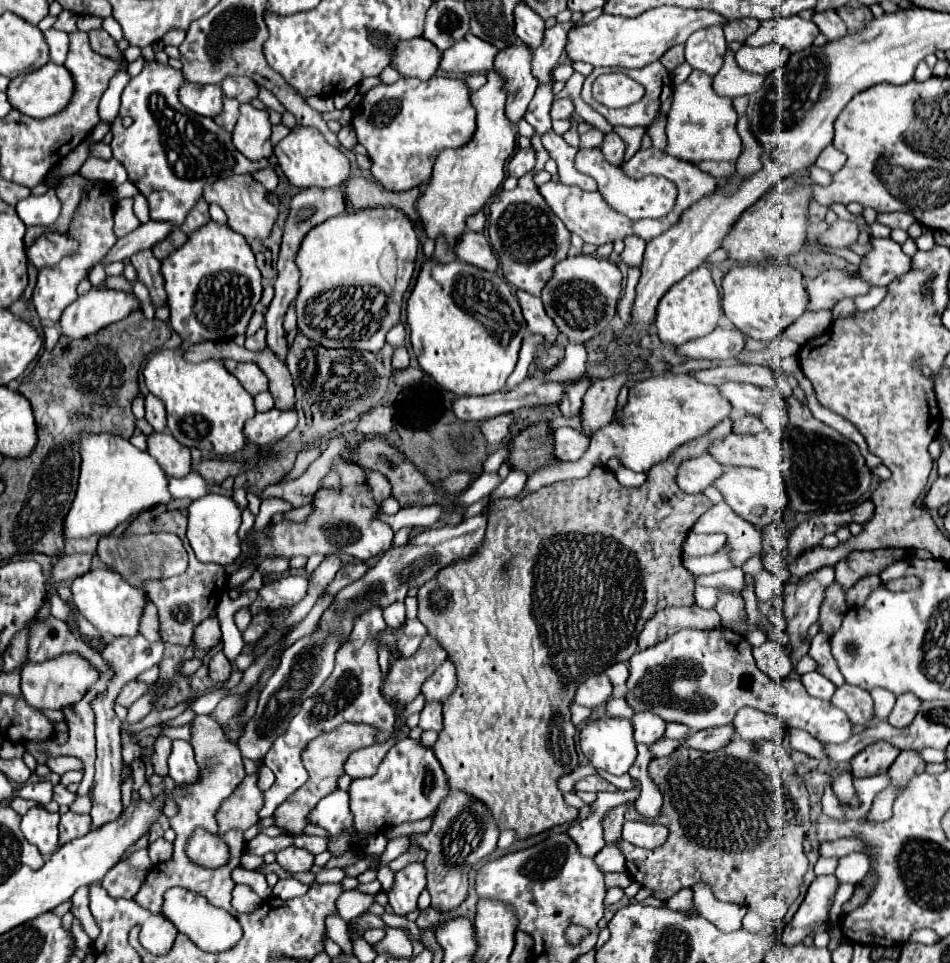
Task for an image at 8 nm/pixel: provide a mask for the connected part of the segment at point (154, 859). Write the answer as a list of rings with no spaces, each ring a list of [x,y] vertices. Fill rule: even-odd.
[[[159,838],[148,846],[148,854],[153,865],[168,861],[172,858],[173,844]]]

